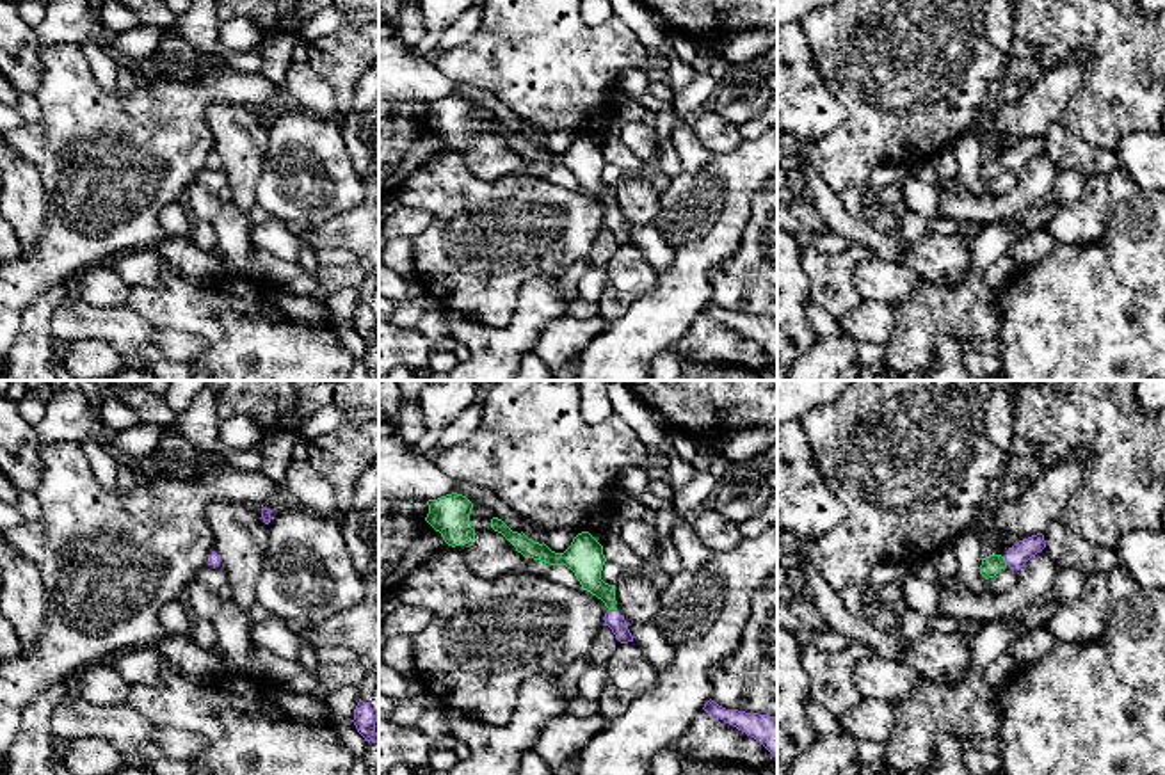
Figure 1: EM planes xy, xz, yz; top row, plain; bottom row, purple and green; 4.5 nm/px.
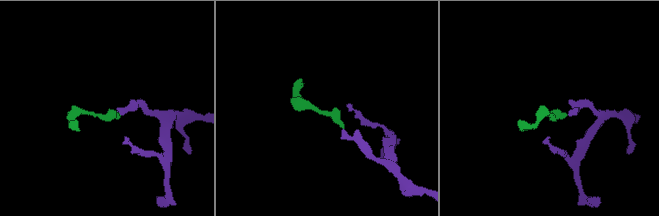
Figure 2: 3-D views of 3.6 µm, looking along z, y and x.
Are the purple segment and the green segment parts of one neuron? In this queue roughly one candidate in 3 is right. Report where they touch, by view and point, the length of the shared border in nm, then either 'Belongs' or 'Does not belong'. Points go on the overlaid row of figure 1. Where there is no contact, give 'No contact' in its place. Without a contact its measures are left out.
Touches purple at yz (1005, 560). Shared border 40 nm. Belongs

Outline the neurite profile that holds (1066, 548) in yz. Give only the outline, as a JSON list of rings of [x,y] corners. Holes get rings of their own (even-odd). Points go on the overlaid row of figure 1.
[[[1058,517],[1042,533],[1046,540],[1046,551],[1055,562],[1057,569],[1073,565],[1085,574],[1110,572],[1117,565],[1117,556],[1096,544],[1090,544],[1085,537],[1069,530],[1069,526]]]

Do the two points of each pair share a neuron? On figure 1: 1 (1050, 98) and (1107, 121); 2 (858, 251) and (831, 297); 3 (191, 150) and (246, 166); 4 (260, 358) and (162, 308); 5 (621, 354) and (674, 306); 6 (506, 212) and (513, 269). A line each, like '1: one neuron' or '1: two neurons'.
1: two neurons
2: one neuron
3: two neurons
4: one neuron
5: one neuron
6: one neuron

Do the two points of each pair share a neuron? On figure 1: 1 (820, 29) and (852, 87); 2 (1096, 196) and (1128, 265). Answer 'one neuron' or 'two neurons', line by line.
1: one neuron
2: two neurons

